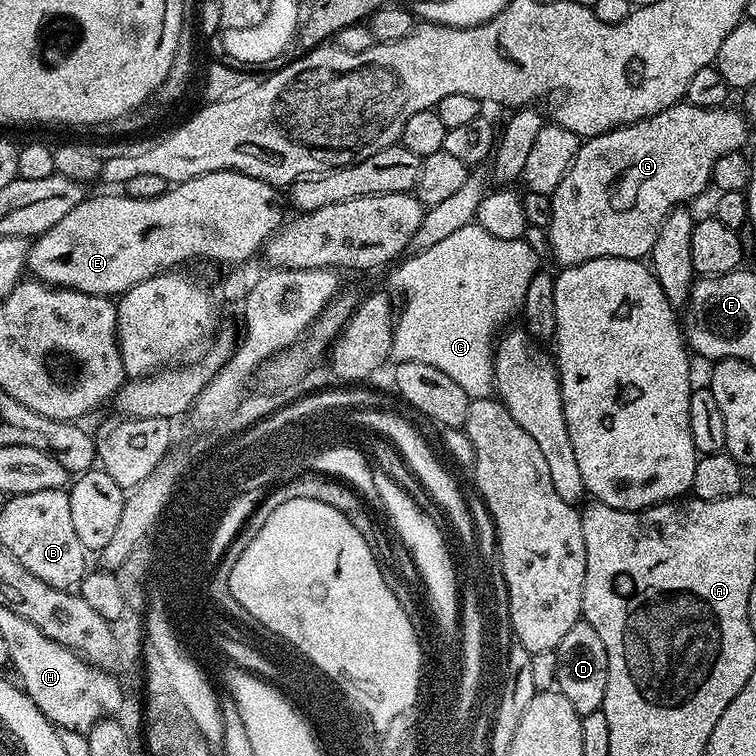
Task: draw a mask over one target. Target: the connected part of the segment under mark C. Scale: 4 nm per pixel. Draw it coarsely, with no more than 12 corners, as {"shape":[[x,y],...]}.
{"shape":[[465,230],[401,259],[391,359],[494,392],[538,264]]}

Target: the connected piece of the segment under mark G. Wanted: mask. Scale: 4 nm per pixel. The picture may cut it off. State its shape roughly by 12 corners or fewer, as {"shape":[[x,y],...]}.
{"shape":[[681,102],[587,137],[551,194],[560,266],[644,260],[750,125]]}

